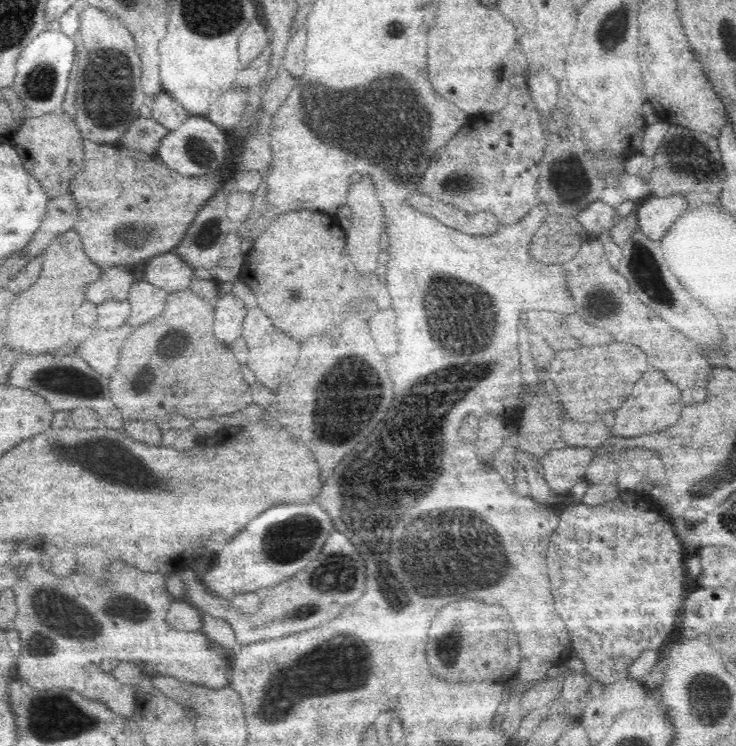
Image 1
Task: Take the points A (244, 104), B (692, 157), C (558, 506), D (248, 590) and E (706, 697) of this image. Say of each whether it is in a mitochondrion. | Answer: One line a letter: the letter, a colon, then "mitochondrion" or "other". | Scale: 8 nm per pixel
A: other
B: mitochondrion
C: other
D: other
E: mitochondrion

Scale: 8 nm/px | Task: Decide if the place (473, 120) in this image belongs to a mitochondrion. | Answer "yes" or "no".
no

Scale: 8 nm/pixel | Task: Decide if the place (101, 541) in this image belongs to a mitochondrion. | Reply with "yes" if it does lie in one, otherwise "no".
no

